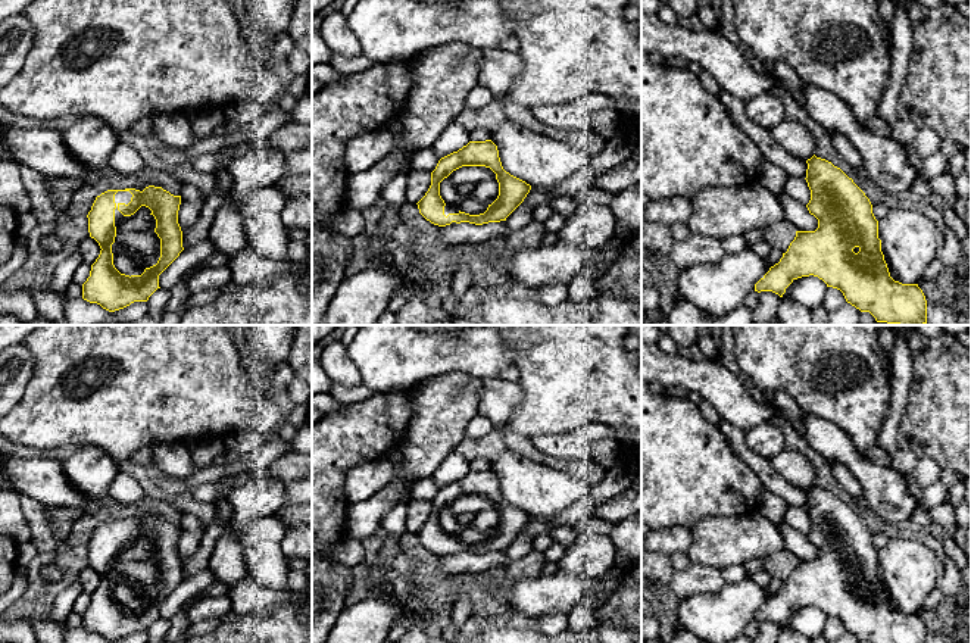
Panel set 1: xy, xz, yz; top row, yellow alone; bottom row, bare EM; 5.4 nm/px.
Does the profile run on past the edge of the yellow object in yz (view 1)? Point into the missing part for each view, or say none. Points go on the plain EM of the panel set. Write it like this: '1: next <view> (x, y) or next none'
1: next none

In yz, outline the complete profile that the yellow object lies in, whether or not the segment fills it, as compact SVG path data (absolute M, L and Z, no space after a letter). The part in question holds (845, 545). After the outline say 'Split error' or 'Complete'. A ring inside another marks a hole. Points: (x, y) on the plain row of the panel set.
M814 484L806 493L805 509L811 519L806 537L818 549L818 558L796 561L787 581L755 614L755 621L772 621L783 627L794 609L814 605L827 617L840 619L846 631L861 642L927 643L927 630L918 614L902 614L890 606L878 568L878 550L865 522L831 491Z. Complete

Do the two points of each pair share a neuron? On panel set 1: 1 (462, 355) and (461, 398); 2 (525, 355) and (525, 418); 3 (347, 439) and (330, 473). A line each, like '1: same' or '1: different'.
1: different
2: same
3: same

